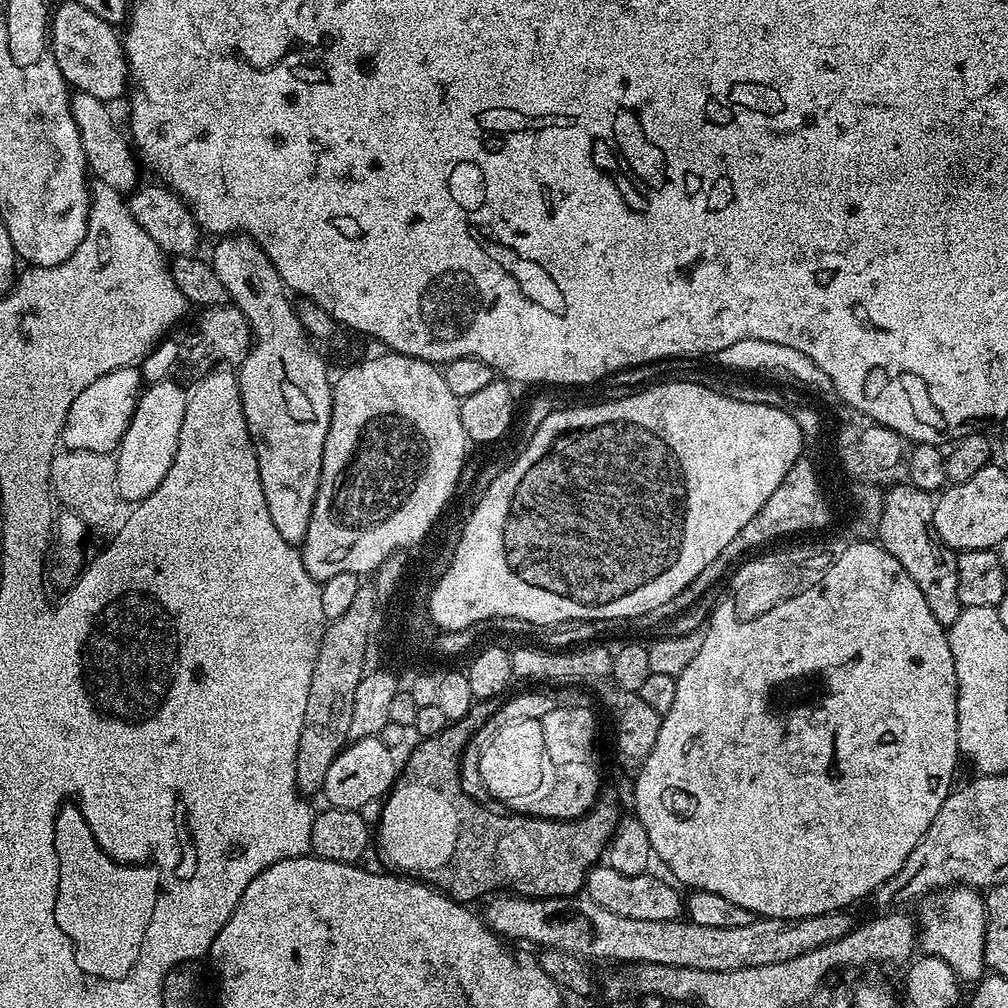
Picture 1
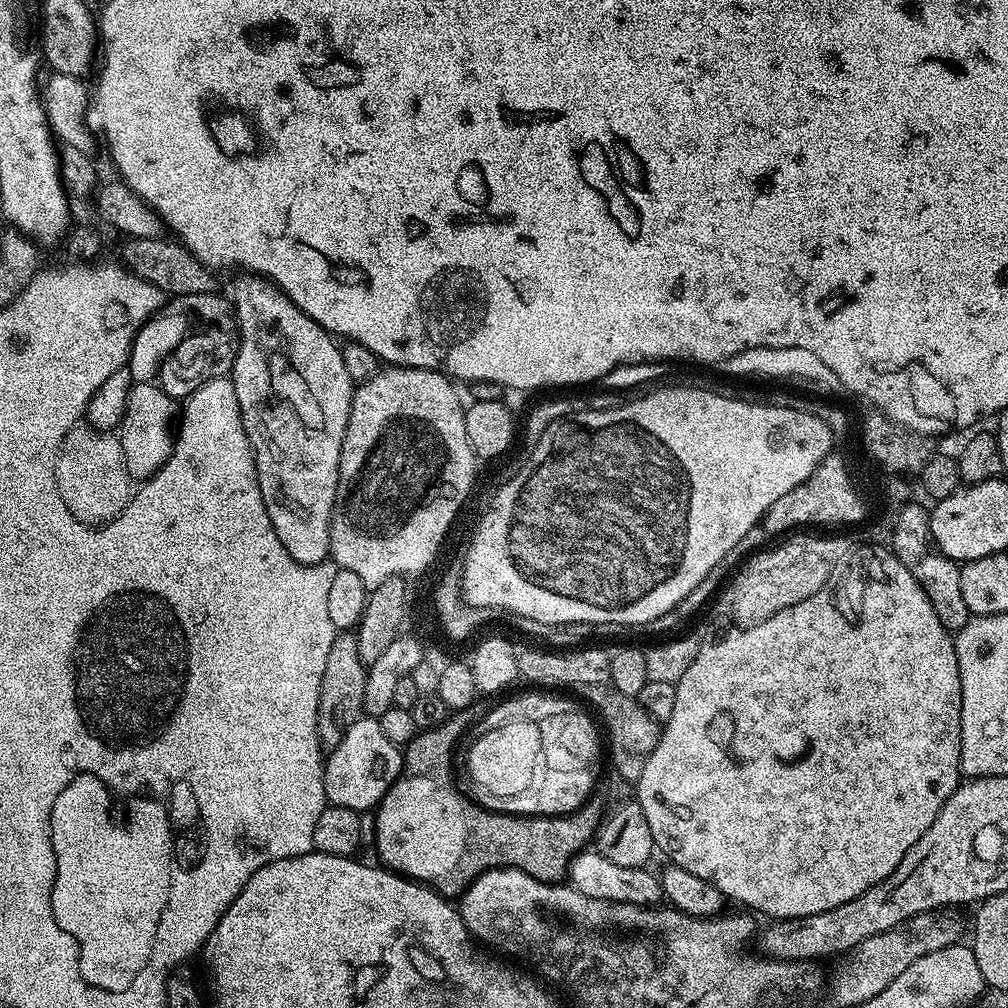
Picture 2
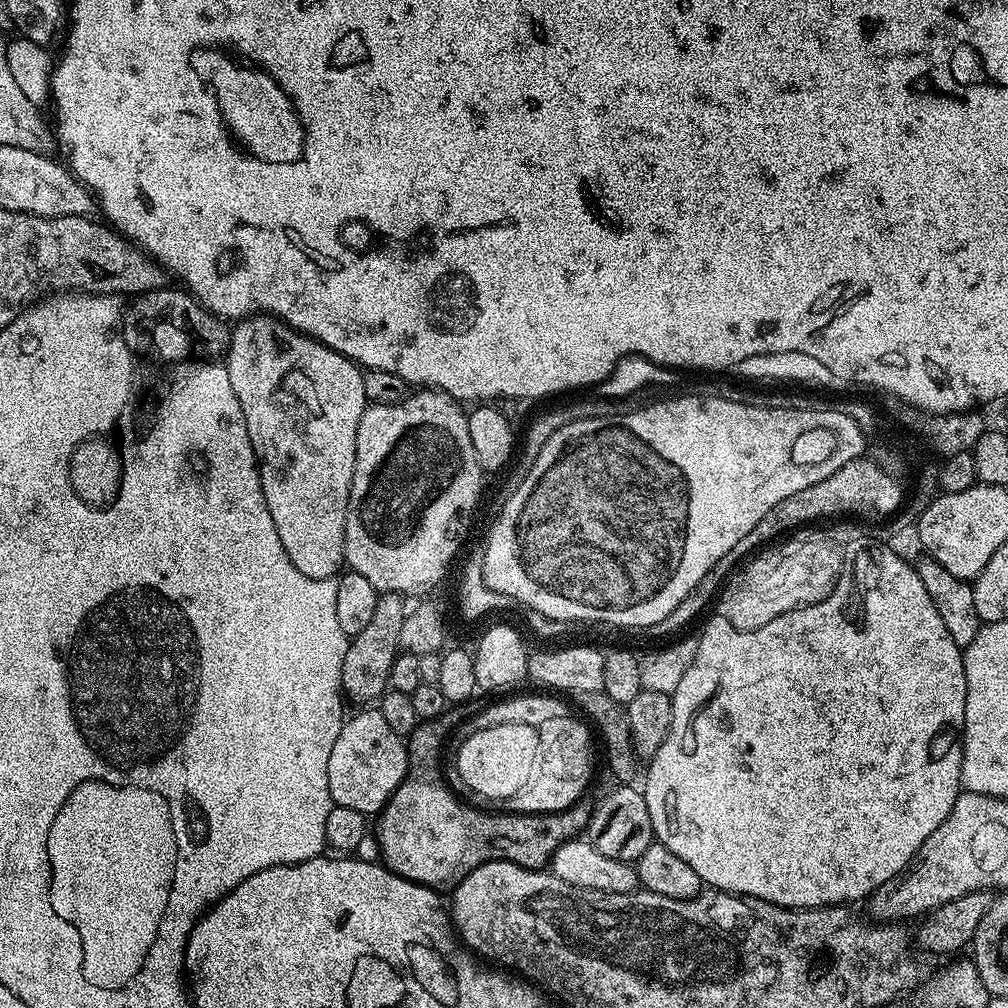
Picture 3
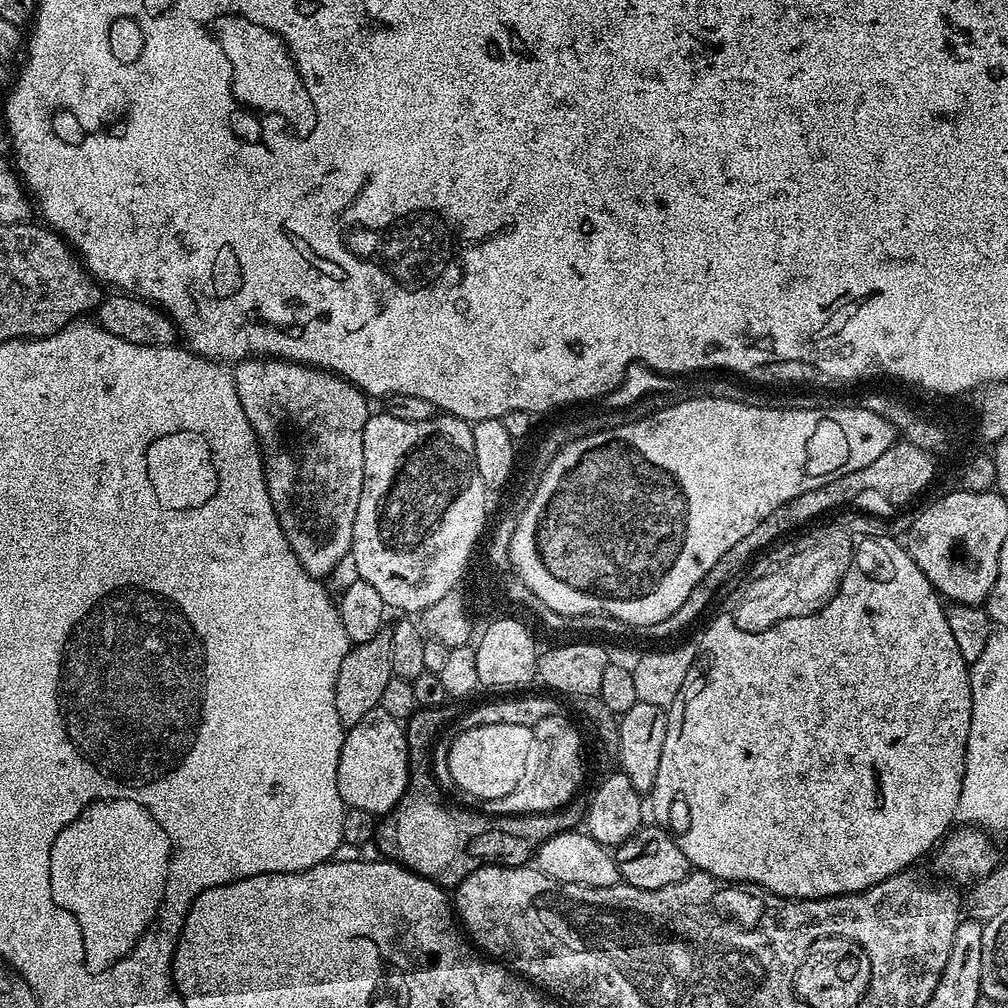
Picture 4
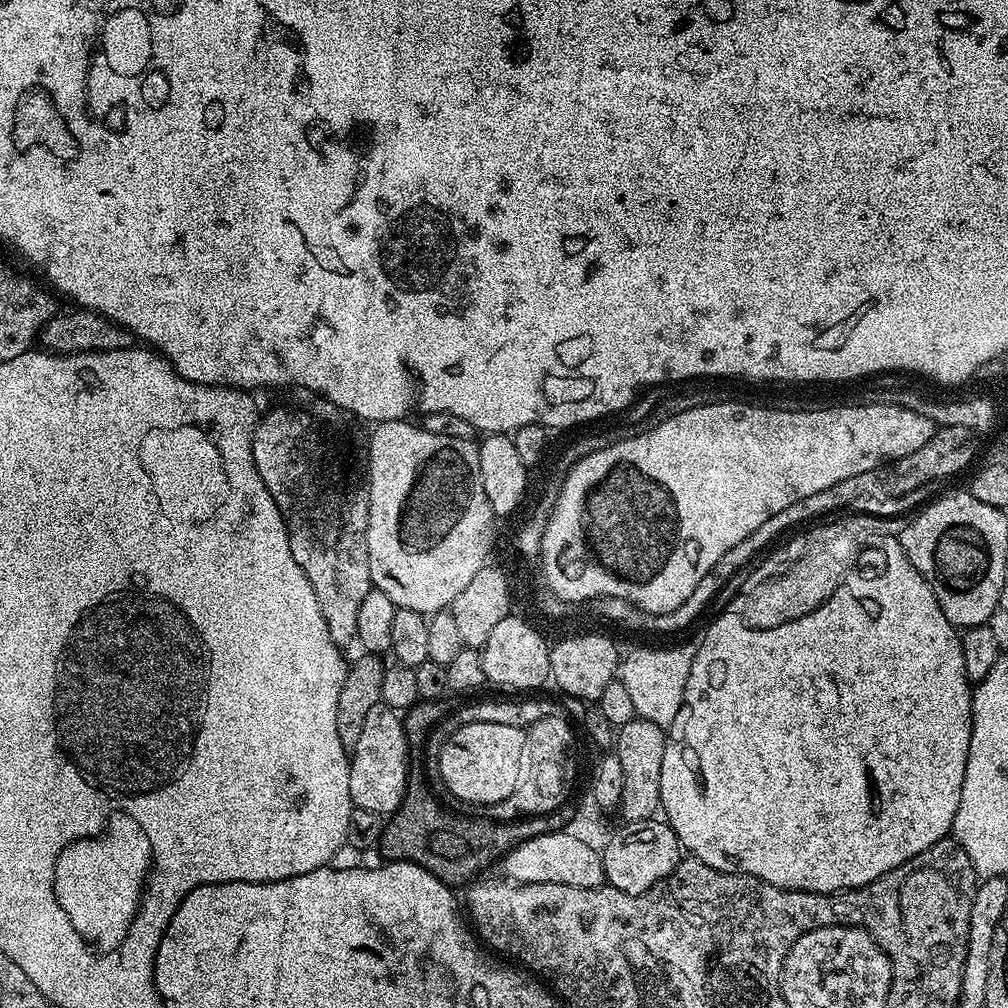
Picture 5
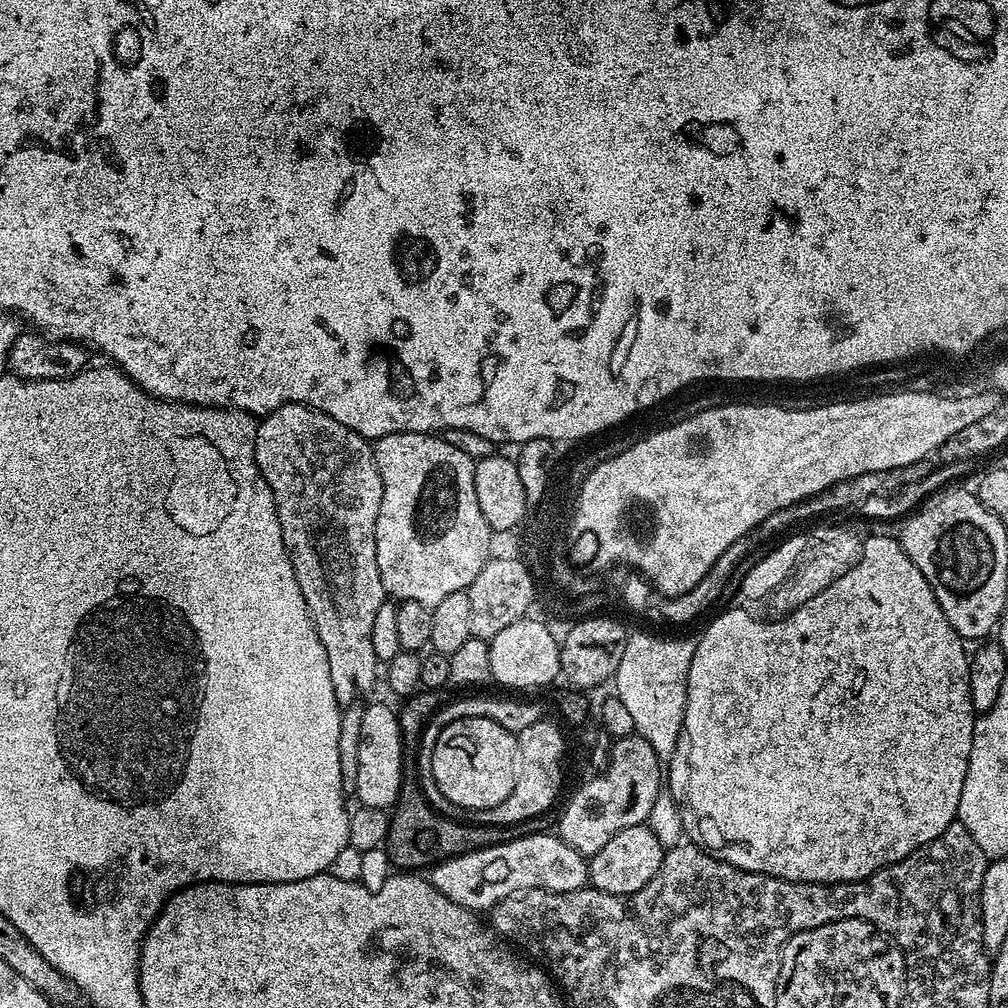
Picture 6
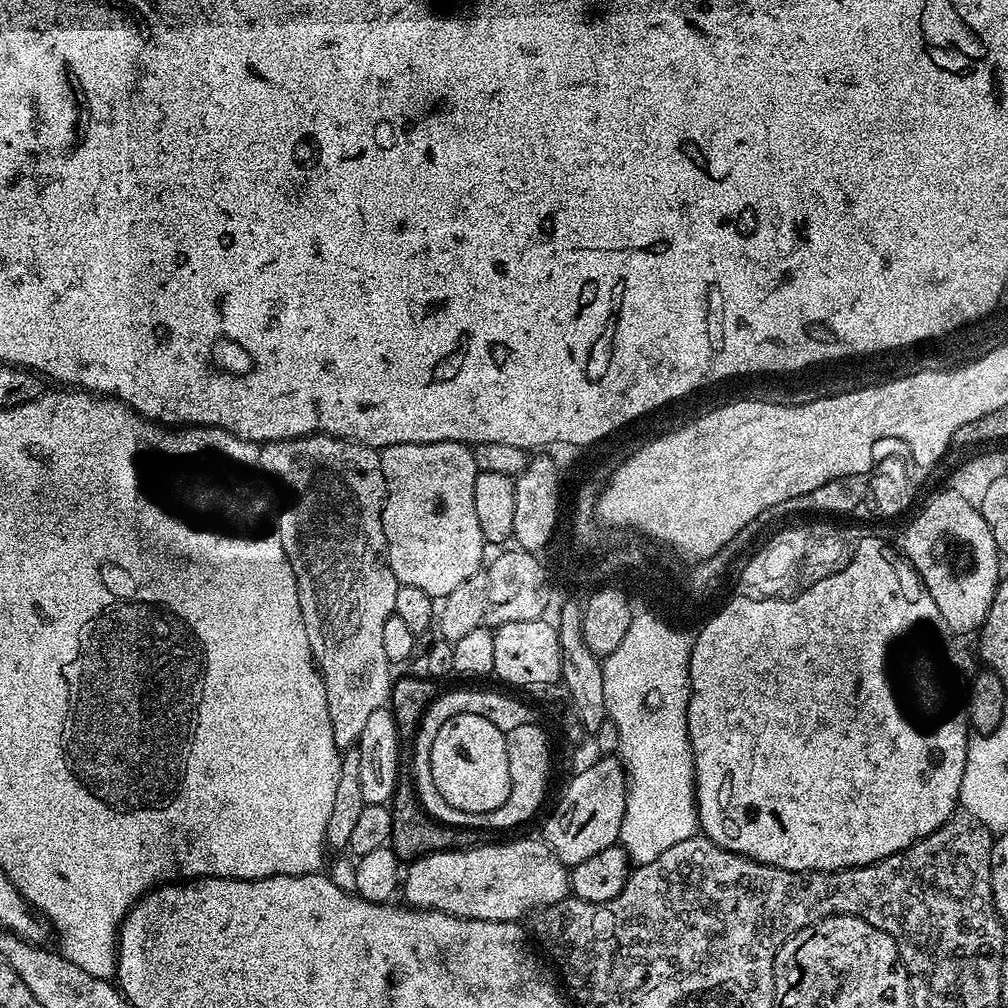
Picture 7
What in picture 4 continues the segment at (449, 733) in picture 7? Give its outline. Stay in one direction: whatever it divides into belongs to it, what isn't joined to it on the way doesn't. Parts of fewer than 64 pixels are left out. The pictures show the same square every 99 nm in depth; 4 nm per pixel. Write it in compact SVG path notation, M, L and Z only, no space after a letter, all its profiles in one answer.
M483 724L476 729L466 730L458 734L452 741L449 750L449 772L452 783L458 789L476 796L477 801L502 798L518 786L522 778L522 770L526 770L526 754L530 754L532 730L526 724Z

